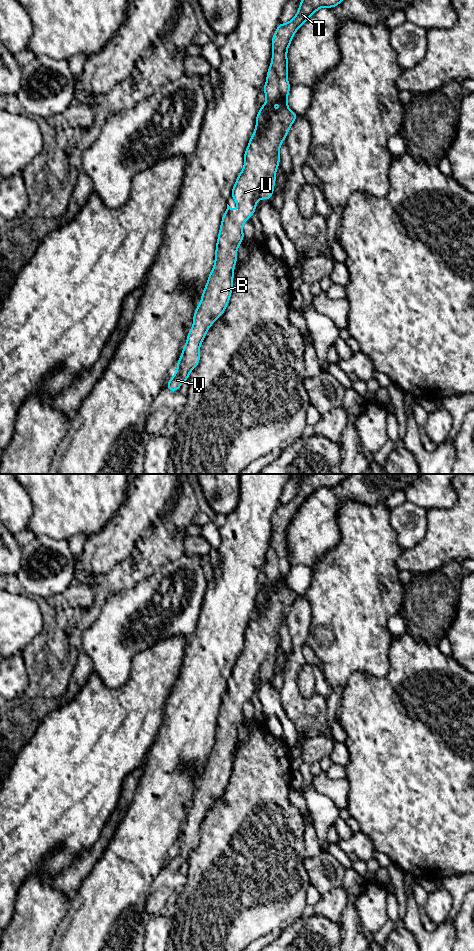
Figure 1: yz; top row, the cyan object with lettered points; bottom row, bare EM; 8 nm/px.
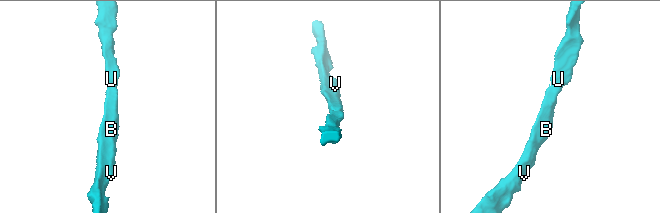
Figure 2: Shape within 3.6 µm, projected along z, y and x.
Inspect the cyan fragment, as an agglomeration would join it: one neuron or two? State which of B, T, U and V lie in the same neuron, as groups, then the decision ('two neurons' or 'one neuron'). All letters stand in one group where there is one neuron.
B T U V; one neuron

